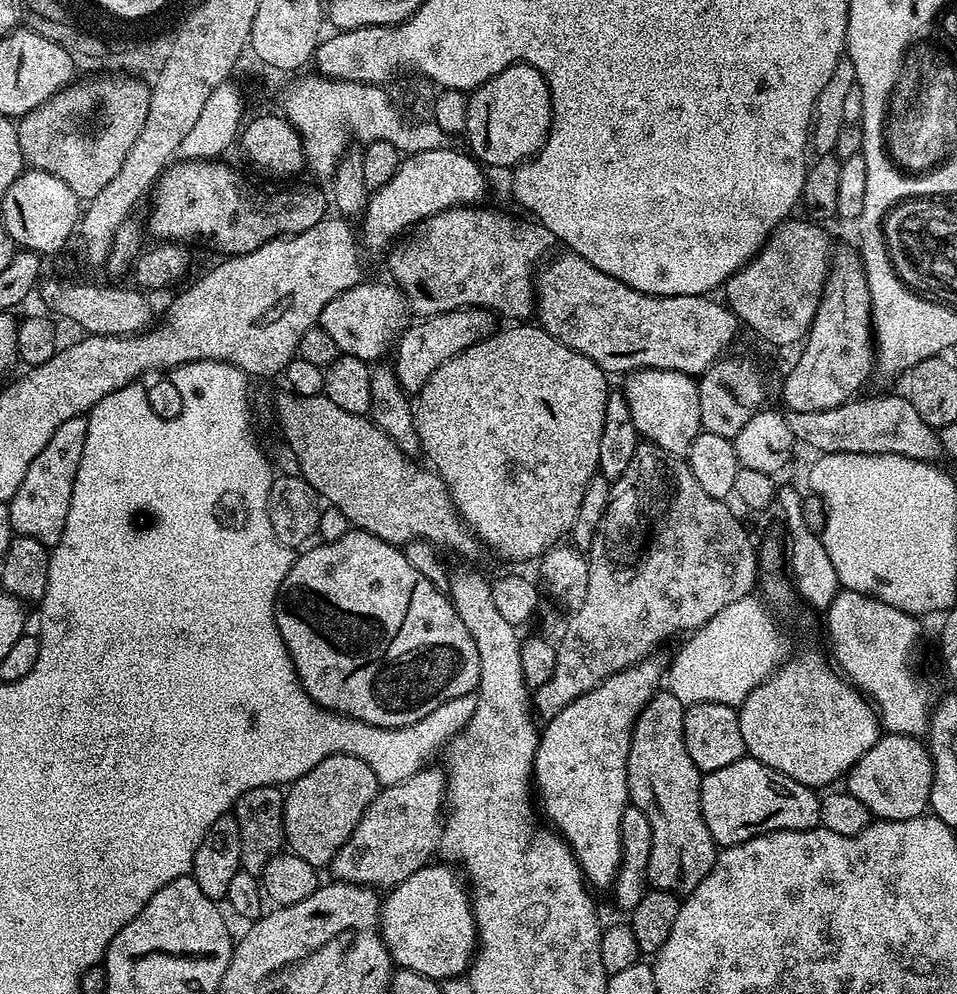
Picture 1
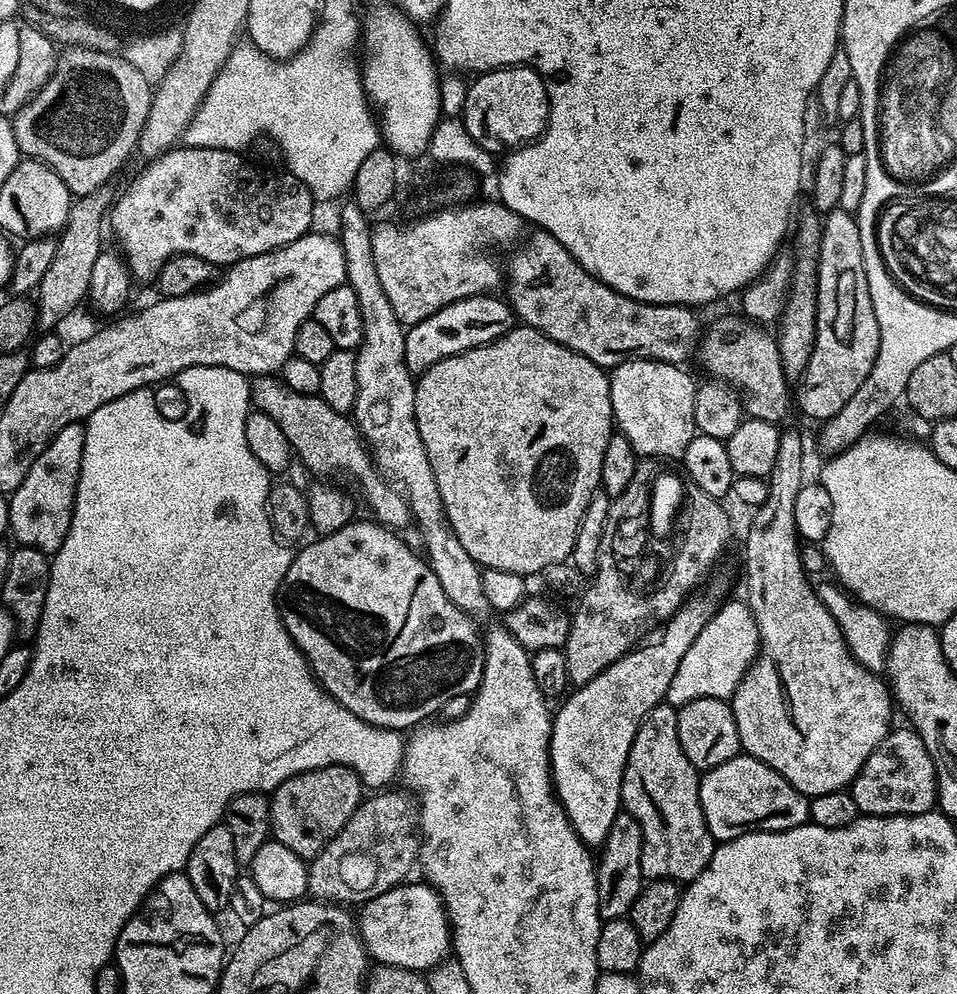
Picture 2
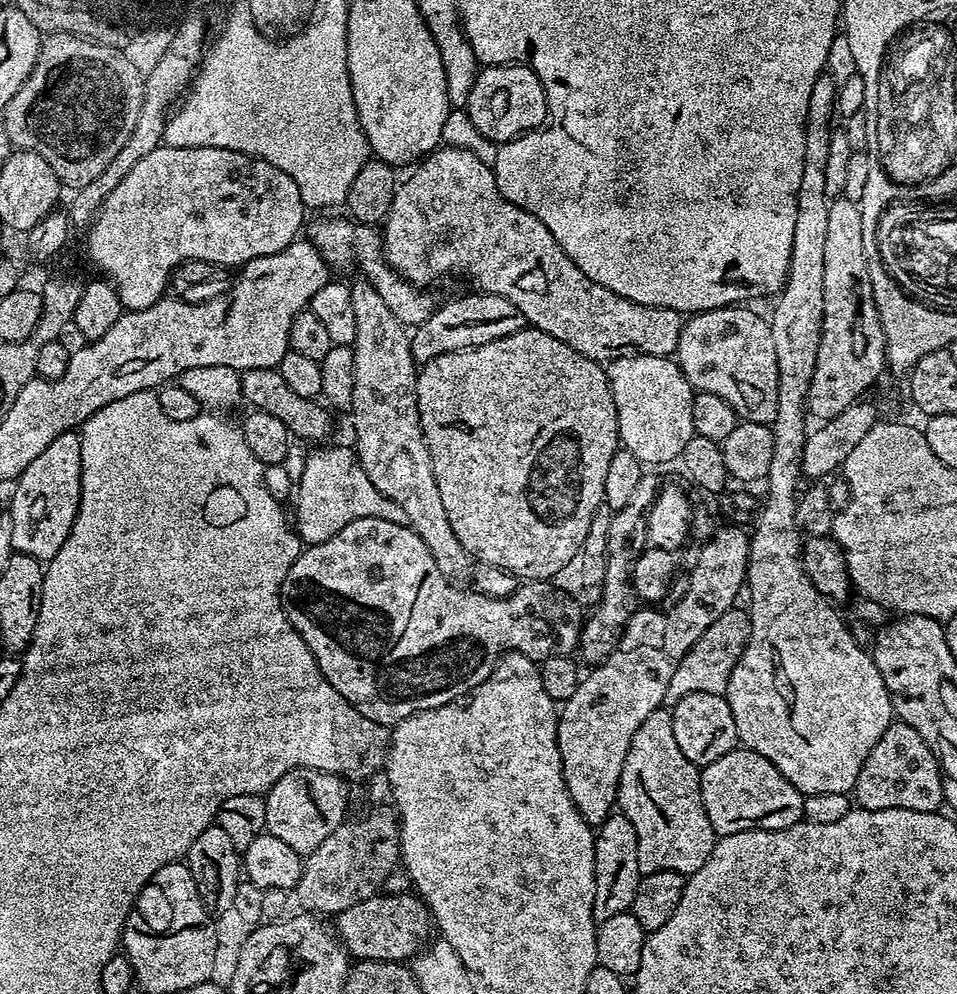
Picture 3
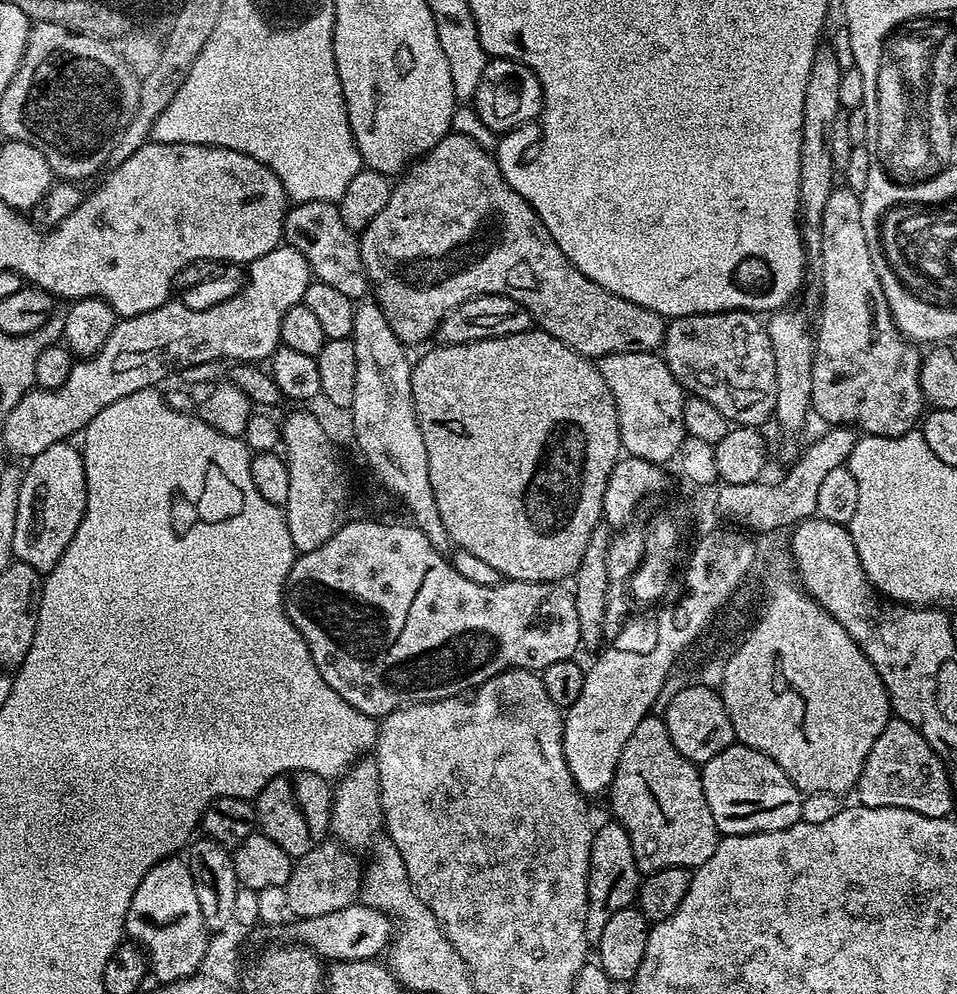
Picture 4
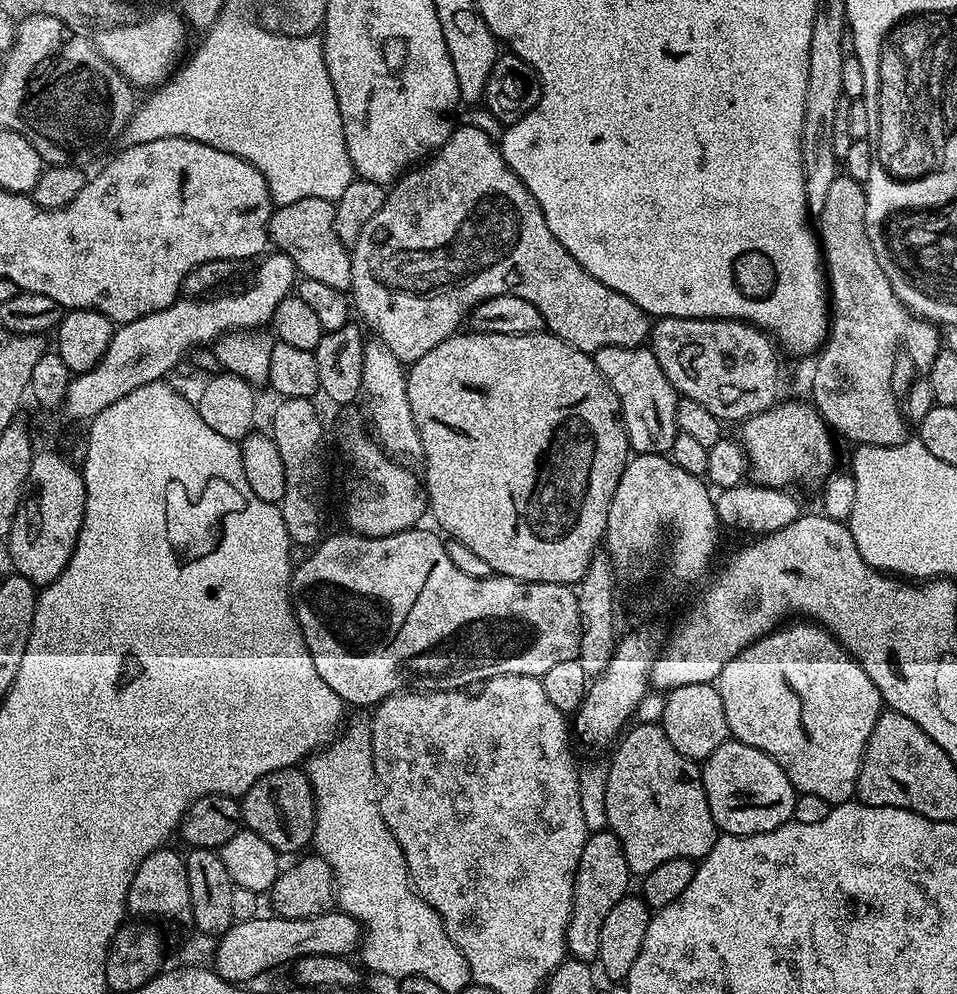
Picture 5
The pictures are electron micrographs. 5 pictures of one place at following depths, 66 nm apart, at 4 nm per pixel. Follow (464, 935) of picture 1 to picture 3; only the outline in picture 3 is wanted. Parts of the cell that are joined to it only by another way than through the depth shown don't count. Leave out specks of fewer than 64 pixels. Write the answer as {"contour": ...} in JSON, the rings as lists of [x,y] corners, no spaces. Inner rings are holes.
{"contour":[[[407,891],[395,894],[377,894],[366,898],[354,906],[350,906],[350,910],[339,913],[335,920],[334,931],[340,943],[344,945],[349,957],[356,960],[399,960],[404,962],[415,956],[425,941],[429,939],[428,905],[419,896],[409,894]]]}

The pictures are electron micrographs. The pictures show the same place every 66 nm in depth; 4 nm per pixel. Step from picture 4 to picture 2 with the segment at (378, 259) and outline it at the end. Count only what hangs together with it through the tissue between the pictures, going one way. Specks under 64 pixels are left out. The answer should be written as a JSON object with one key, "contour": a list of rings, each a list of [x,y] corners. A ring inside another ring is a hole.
{"contour":[[[543,230],[533,231],[533,236],[529,238],[528,244],[521,243],[515,249],[516,253],[512,256],[512,277],[507,277],[506,284],[512,287],[512,296],[510,295],[510,303],[513,312],[527,327],[537,328],[542,334],[546,334],[550,338],[554,338],[554,342],[558,342],[562,346],[566,346],[570,350],[574,350],[578,354],[582,354],[586,358],[590,358],[590,362],[594,362],[600,368],[611,370],[616,368],[622,362],[627,360],[661,360],[667,364],[687,365],[688,359],[697,355],[702,337],[702,325],[700,320],[695,316],[693,309],[687,304],[647,304],[646,302],[638,302],[626,298],[622,294],[618,294],[610,286],[603,284],[598,278],[591,276],[580,263],[570,254],[570,250],[566,250],[566,246],[562,246],[562,242],[555,240],[549,232]]]}

